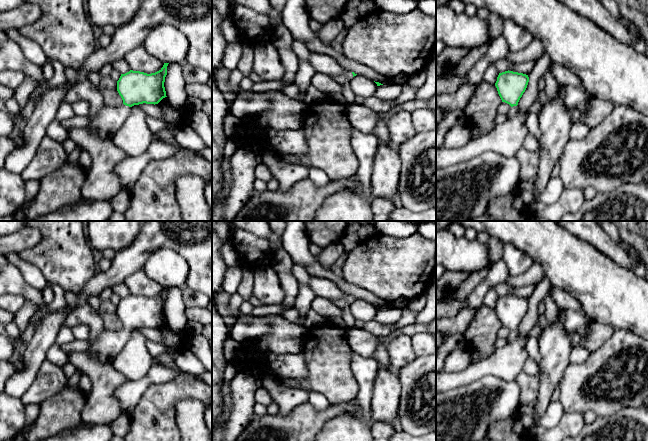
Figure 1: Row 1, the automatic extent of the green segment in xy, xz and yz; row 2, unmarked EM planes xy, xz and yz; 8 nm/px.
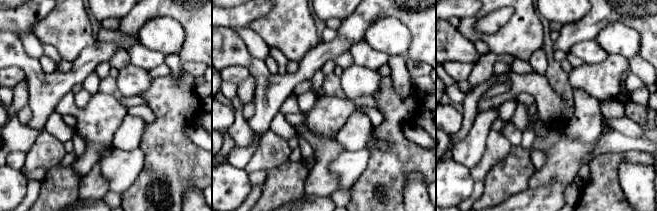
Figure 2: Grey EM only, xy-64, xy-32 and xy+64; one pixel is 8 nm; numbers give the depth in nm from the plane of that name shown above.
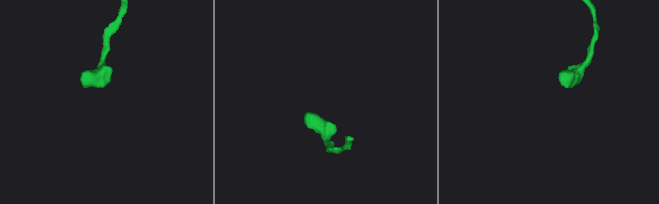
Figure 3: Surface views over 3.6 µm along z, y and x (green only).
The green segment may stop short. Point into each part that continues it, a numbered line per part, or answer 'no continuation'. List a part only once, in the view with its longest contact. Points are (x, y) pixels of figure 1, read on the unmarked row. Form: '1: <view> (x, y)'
1: xy (109, 343)

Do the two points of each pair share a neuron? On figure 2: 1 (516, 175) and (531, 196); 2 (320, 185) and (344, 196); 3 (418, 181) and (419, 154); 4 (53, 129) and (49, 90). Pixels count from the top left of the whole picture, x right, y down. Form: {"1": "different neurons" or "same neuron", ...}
{"1": "different neurons", "2": "different neurons", "3": "different neurons", "4": "different neurons"}

